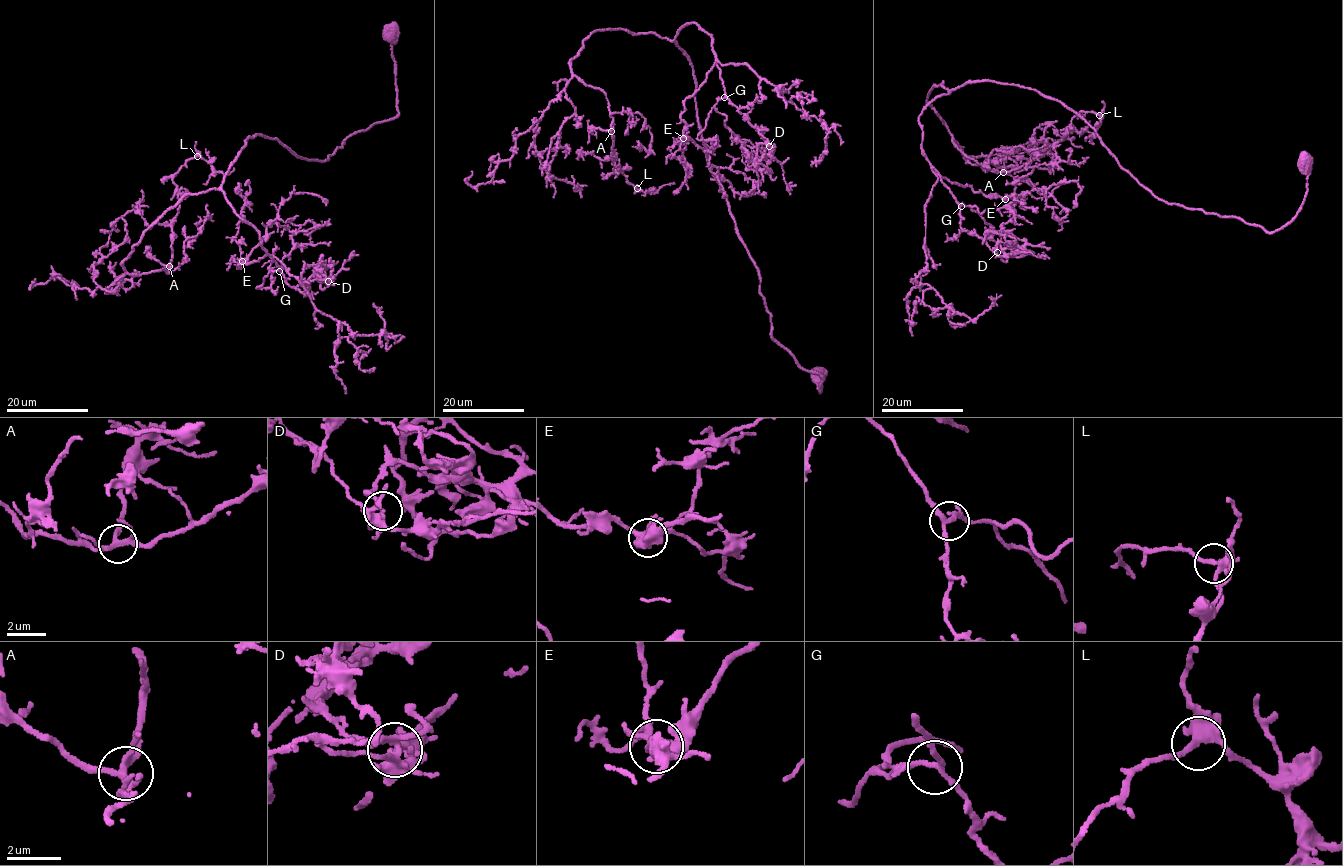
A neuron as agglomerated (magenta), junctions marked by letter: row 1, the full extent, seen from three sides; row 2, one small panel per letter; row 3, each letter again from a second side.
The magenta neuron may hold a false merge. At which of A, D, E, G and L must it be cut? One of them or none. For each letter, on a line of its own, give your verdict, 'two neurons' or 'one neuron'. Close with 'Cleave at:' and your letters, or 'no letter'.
A: one neuron
D: two neurons
E: one neuron
G: one neuron
L: one neuron
Cleave at: D

